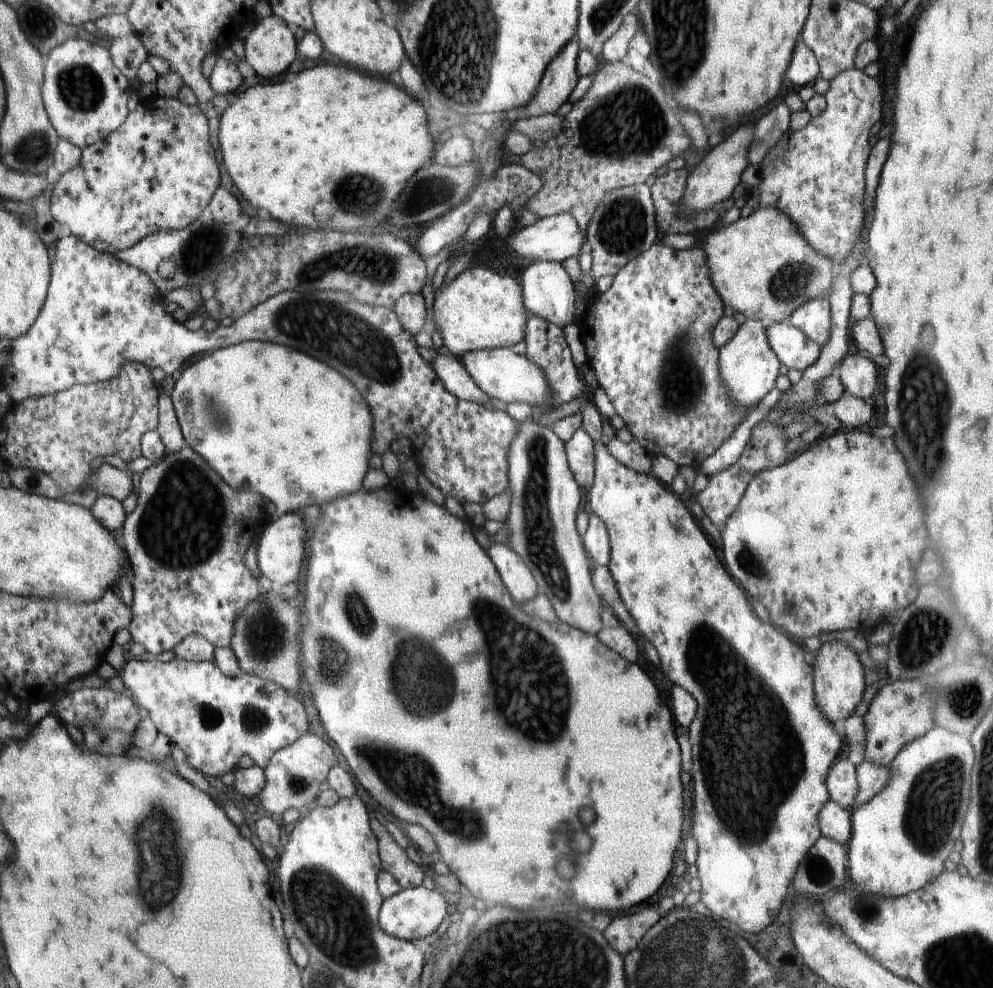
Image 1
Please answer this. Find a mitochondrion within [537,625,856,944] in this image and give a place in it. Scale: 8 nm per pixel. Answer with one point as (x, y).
(818, 871)

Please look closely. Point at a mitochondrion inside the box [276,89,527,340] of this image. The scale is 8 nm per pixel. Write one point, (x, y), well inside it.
(380, 268)

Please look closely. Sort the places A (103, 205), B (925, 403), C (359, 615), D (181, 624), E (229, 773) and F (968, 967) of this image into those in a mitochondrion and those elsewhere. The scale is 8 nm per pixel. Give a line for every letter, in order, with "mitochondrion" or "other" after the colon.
A: other
B: mitochondrion
C: mitochondrion
D: other
E: other
F: mitochondrion

